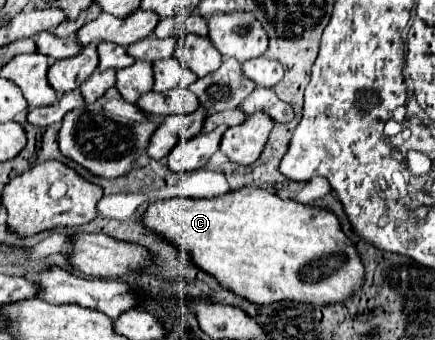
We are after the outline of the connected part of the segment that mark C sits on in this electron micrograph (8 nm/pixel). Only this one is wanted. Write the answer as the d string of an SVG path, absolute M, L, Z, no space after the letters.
M238 188L222 196L200 200L156 200L146 208L140 224L166 242L174 244L182 252L182 256L186 256L202 272L216 278L222 288L256 304L296 300L316 302L316 306L324 306L328 302L344 302L344 298L348 298L348 294L352 294L352 290L360 286L360 278L364 278L360 256L356 254L352 242L344 236L340 222L332 212L294 200L282 200L280 196L262 188Z

